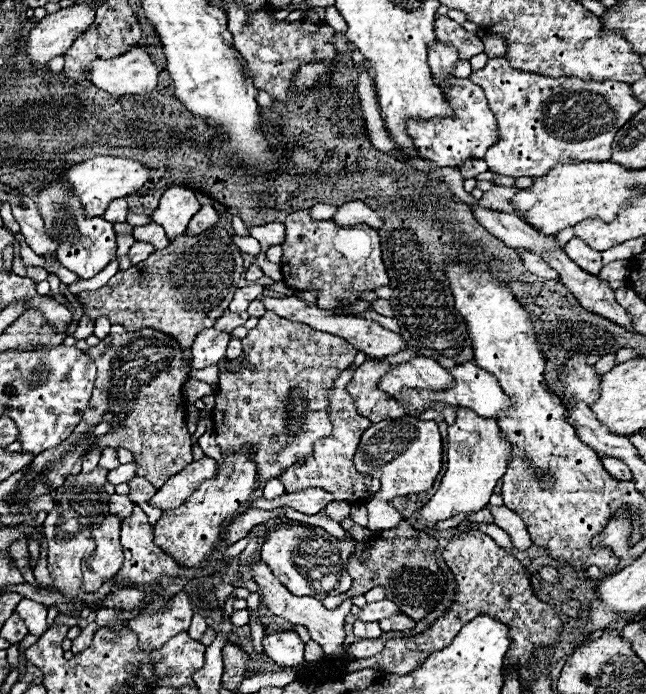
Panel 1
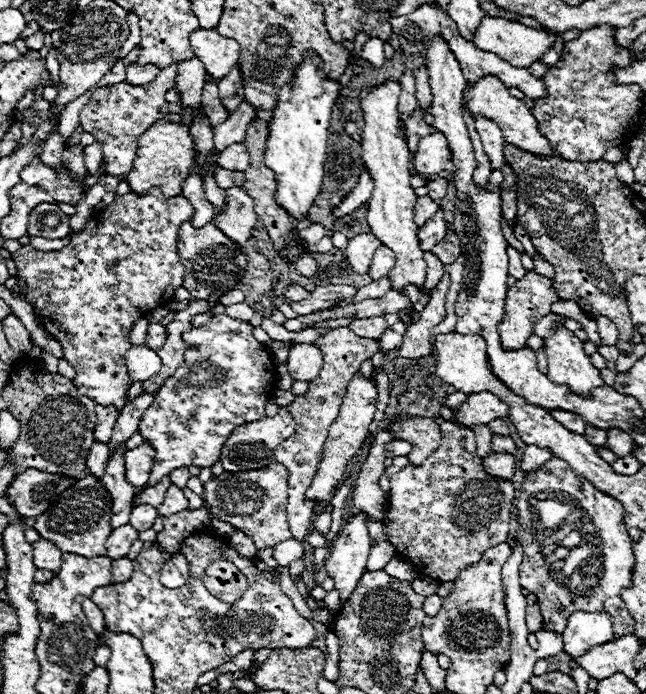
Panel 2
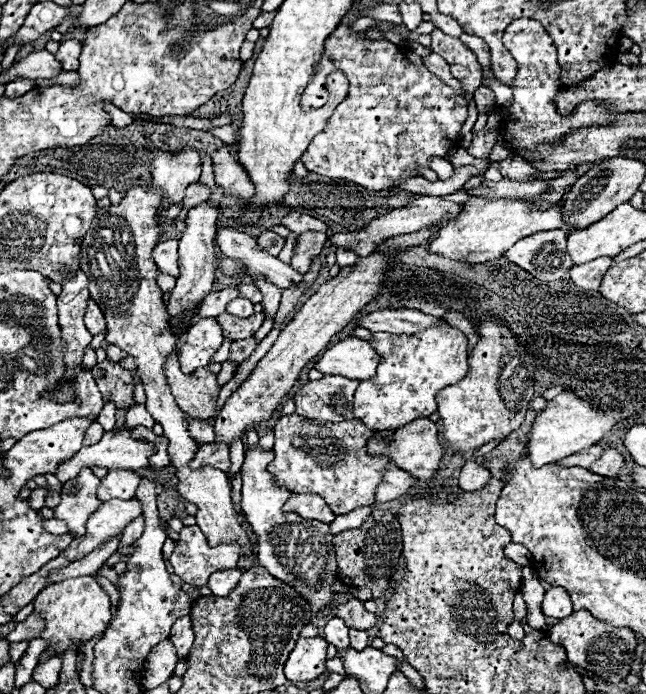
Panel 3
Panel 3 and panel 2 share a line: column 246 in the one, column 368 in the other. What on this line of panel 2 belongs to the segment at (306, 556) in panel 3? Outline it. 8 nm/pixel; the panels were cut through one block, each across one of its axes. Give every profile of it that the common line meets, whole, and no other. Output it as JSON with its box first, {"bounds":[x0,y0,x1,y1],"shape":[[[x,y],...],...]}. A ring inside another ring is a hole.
{"bounds":[350,430,396,520],"shape":[[[390,430],[378,432],[372,440],[366,460],[356,474],[356,484],[350,496],[350,516],[364,512],[366,520],[384,520],[386,516],[386,492],[380,490],[378,480],[384,472],[384,444],[390,444],[396,436]]]}

